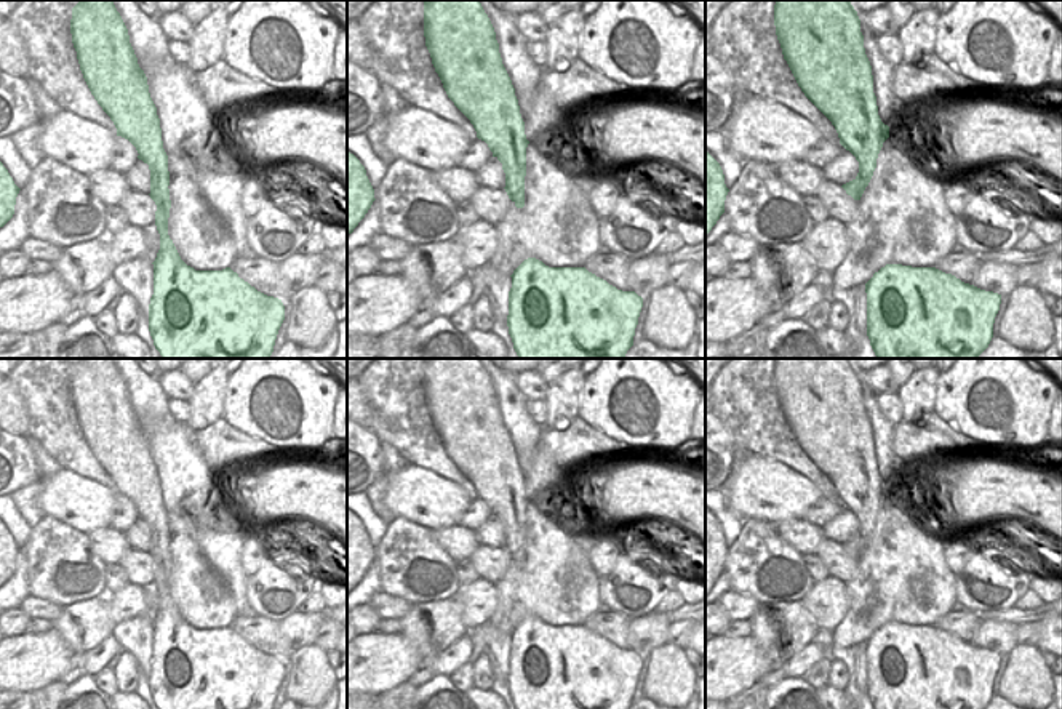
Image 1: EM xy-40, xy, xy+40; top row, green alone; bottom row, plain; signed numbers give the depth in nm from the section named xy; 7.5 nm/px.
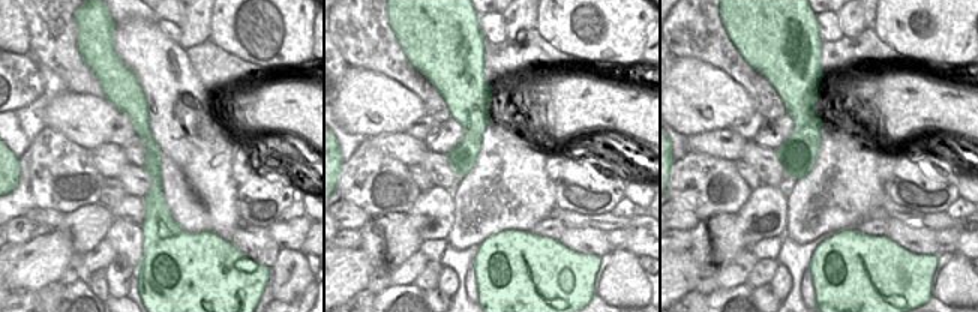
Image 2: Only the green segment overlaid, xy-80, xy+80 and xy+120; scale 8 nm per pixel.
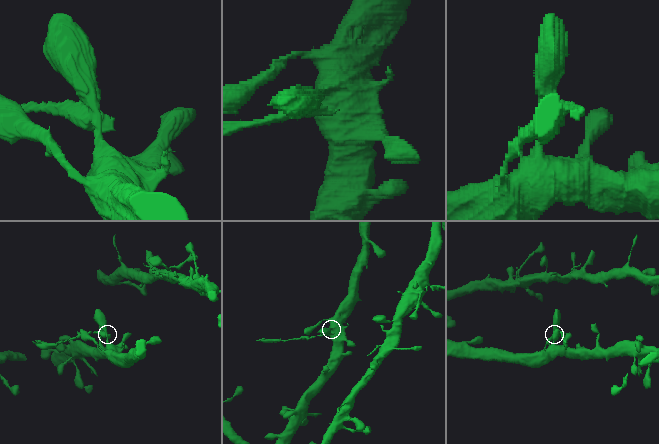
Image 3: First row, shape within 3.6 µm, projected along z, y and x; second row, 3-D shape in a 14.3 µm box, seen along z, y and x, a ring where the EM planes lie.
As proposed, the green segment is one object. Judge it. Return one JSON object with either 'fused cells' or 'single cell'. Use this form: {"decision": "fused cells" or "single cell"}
{"decision": "fused cells"}

